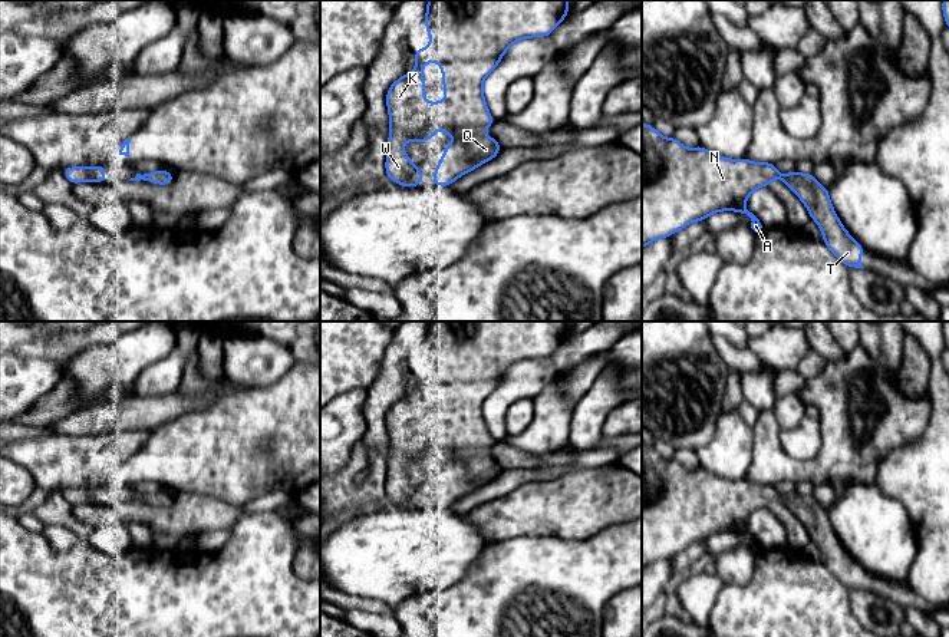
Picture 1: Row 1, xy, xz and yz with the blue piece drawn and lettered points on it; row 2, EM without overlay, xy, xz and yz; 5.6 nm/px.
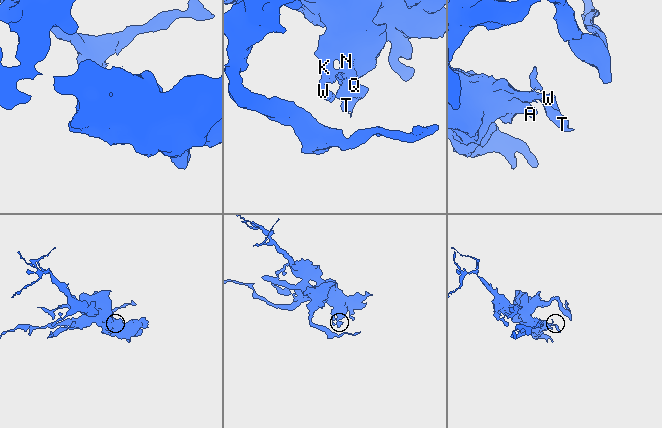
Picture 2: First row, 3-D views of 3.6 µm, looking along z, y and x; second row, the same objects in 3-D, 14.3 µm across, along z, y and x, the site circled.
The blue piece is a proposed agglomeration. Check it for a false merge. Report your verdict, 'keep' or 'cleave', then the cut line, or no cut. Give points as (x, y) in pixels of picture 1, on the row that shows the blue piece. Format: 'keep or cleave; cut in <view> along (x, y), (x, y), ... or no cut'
keep; no cut

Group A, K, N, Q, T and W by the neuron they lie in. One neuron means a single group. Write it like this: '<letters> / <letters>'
A K N Q T W

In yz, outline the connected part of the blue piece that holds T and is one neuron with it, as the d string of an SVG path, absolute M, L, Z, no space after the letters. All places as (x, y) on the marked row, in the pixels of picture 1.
M642 122L642 250L658 238L668 238L691 222L705 221L711 214L735 211L751 218L751 228L762 228L759 220L747 209L747 198L772 179L781 179L805 205L813 221L823 231L823 242L846 265L864 268L860 264L864 247L857 242L838 220L830 201L828 188L815 176L793 171L780 174L772 162L752 162L749 159L729 159L703 146L693 149L683 146L675 136L663 138L653 126Z

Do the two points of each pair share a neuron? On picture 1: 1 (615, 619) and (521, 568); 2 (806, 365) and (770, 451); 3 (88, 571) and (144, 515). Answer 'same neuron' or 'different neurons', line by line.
1: different neurons
2: different neurons
3: different neurons

